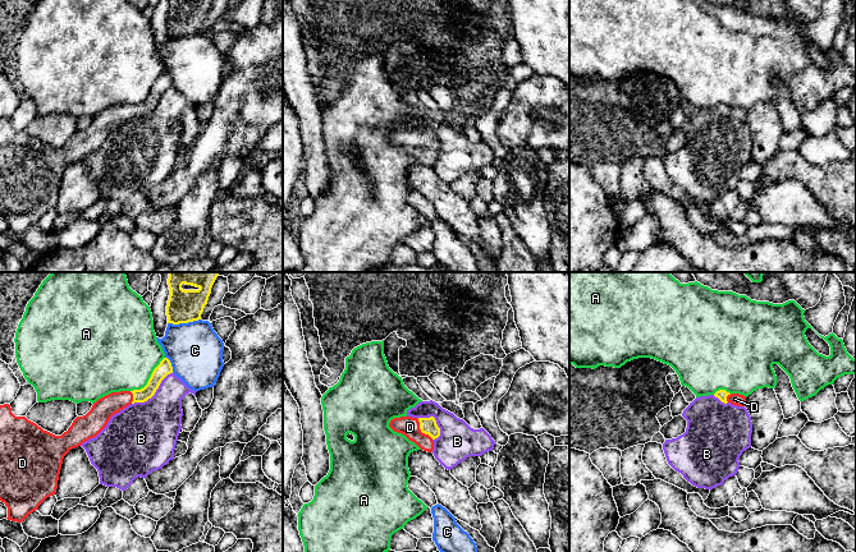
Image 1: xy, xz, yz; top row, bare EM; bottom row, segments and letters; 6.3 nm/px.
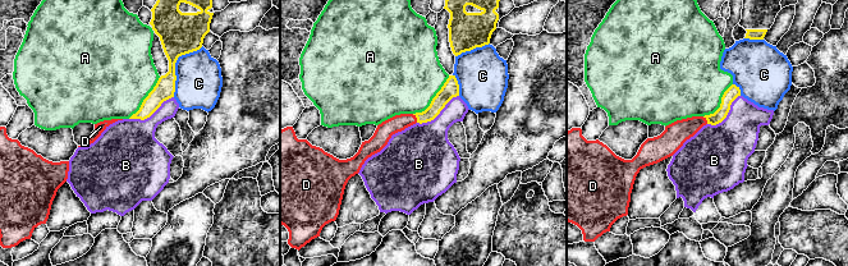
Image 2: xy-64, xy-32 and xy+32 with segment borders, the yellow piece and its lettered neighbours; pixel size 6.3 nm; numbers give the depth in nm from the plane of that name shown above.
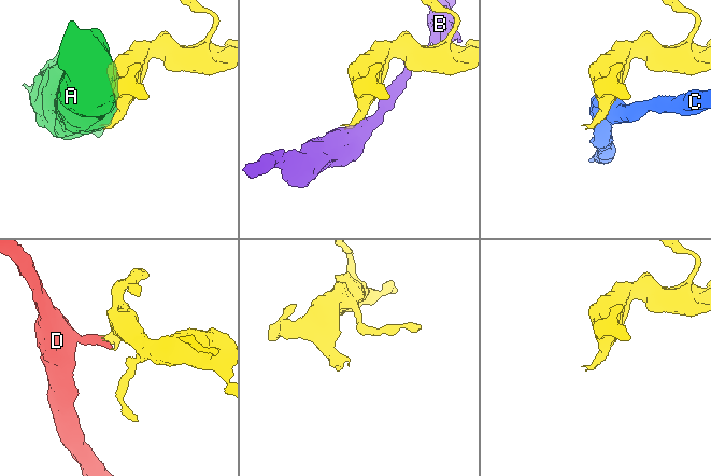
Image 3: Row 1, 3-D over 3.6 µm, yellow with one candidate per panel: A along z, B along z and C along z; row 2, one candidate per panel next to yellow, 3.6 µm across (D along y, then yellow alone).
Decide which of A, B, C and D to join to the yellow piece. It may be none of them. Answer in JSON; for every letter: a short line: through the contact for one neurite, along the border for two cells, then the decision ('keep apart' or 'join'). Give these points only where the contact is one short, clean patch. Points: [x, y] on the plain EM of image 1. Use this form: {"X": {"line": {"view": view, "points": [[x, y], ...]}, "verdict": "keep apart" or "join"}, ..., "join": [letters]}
{"A": {"verdict": "keep apart"}, "B": {"line": {"view": "xy", "points": [[172, 86], [161, 95], [150, 111], [132, 118]]}, "verdict": "keep apart"}, "C": {"verdict": "keep apart"}, "D": {"line": {"view": "xz", "points": [[428, 139], [421, 145], [410, 141]]}, "verdict": "join"}, "join": ["D"]}

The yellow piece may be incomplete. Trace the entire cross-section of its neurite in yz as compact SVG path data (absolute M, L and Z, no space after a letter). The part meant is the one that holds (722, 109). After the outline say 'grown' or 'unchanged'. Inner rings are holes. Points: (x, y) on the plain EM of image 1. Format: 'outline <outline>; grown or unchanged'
outline M719 104L714 107L722 116L727 118L731 116L732 119L745 120L746 119L746 110L740 107L729 107L725 104Z; grown

